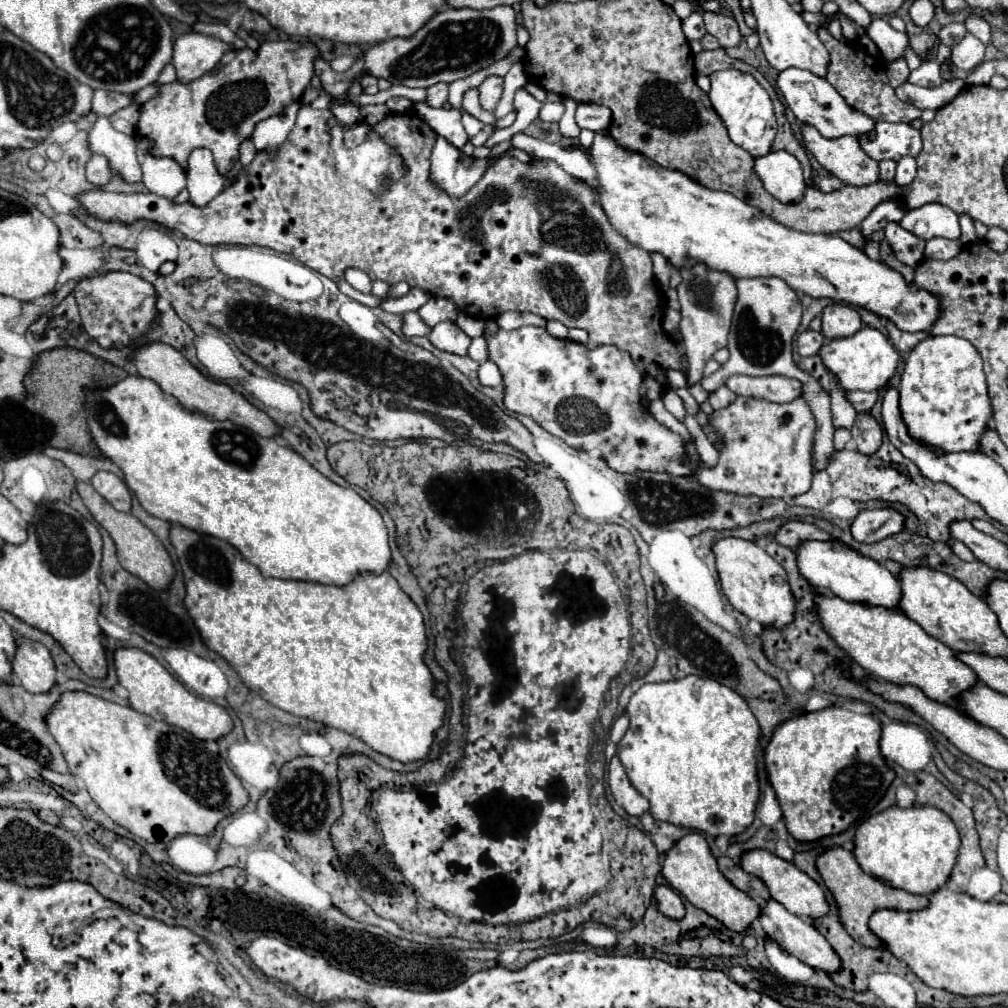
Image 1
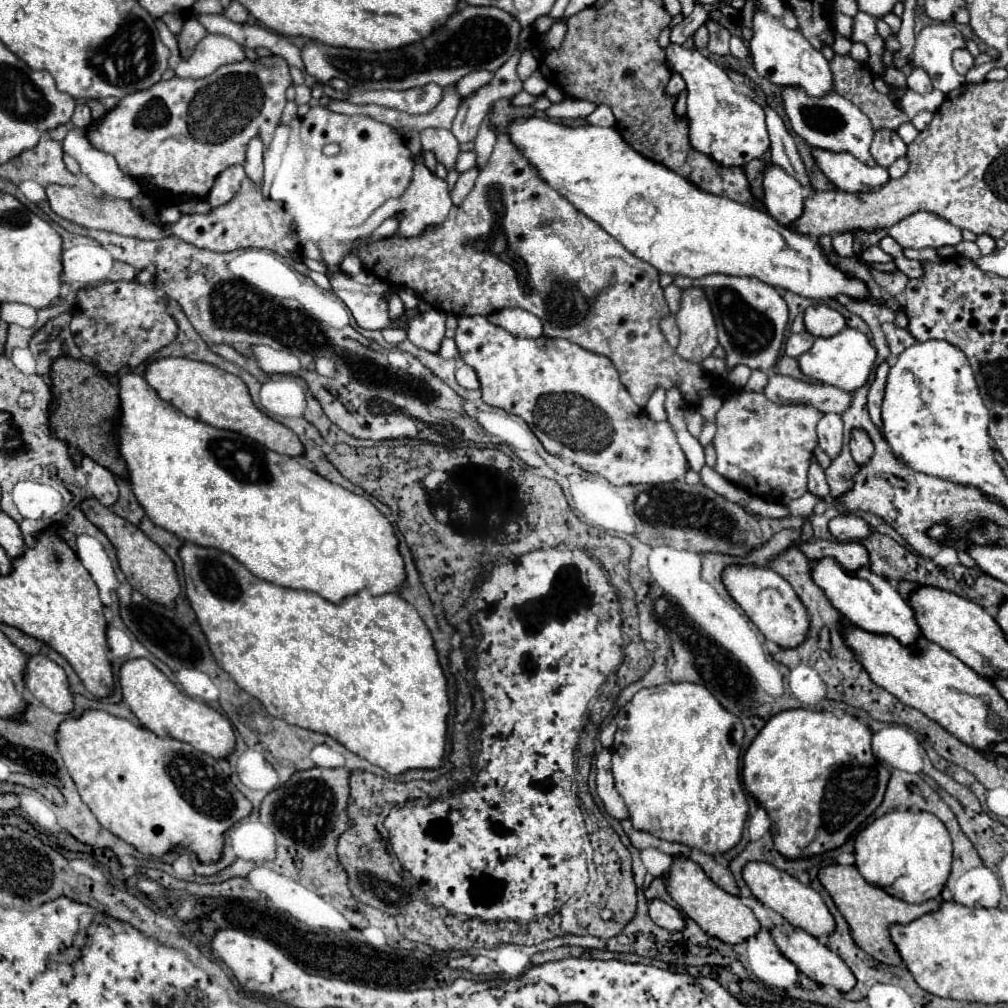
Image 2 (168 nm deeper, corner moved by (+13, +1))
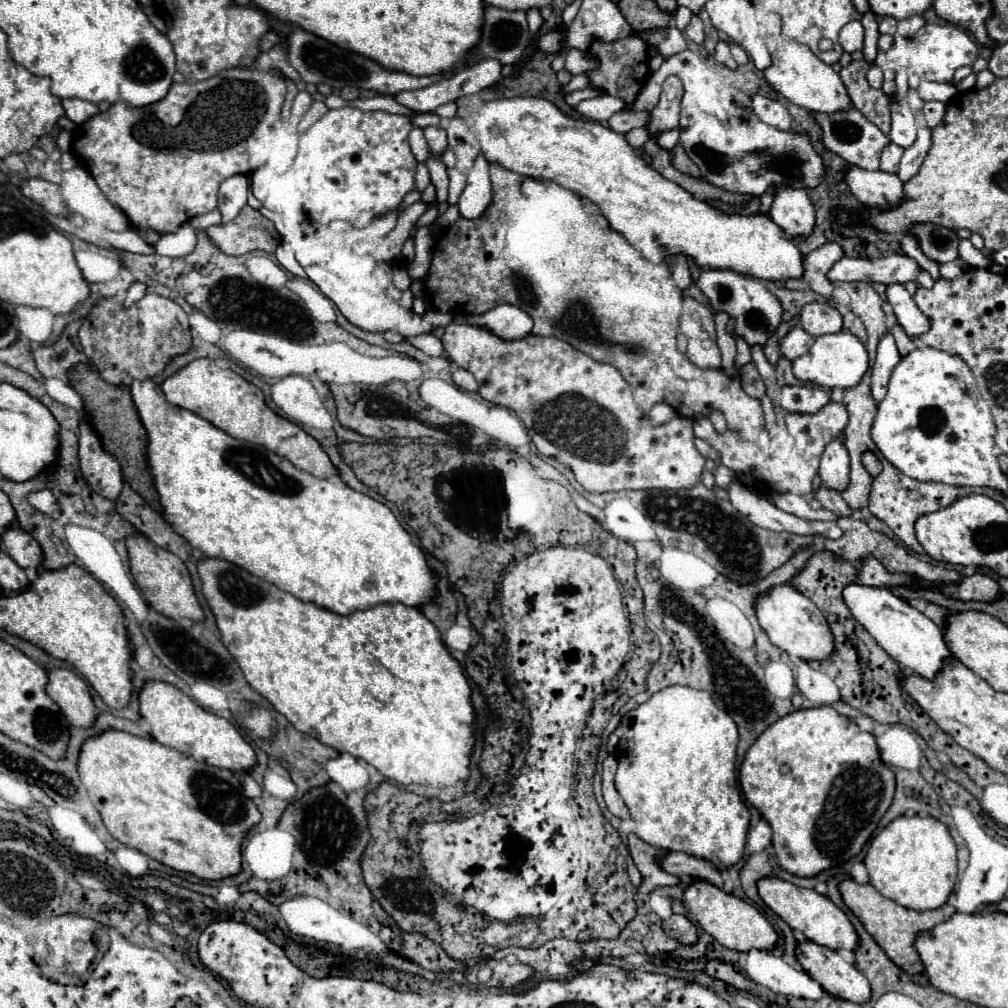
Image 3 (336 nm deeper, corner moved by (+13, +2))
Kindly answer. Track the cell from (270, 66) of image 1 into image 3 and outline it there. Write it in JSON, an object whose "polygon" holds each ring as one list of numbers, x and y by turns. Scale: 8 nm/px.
{"polygon":[[231,68,231,70,225,70,209,80,203,80,203,82,183,82,183,84,173,84,169,94,151,104,151,106,145,106,145,108,129,108,121,102,113,104,107,112,101,112,97,116,93,116,91,120,87,120,85,124,79,124,75,130,73,130,73,142,71,142,71,154,79,158,79,162,83,162,89,170,89,174,93,176,93,180,97,182,97,186,101,188,101,192,109,198,109,202,113,206,117,206,131,222,131,226,135,226,137,230,153,230,157,234,171,234,171,232,177,232,177,228,185,222,189,222,191,218,199,216,199,214,205,214,205,212,211,212,217,208,217,192,219,192,219,186,225,178,229,176,235,176,235,174,251,174,253,170,257,170,259,166,263,166,269,158,269,152,273,148,273,142,277,138,277,126,279,126,279,120,281,120,281,106,283,106,283,100,285,100,285,82,275,76,275,74,269,74,269,72,259,72,259,70,249,70,249,68]]}

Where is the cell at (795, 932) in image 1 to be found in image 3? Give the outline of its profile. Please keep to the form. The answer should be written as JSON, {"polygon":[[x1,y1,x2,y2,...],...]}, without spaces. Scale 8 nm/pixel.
{"polygon":[[799,942,797,958,801,966,815,978,831,996,865,1004,871,998,869,980,849,962,845,962,835,950,819,946,815,942]]}

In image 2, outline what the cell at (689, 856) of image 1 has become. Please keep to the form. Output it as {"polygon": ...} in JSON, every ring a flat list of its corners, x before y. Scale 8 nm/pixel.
{"polygon":[[673,857,673,863,665,877,665,885,667,885,667,893,671,895,671,899,687,913,687,917,691,917,705,933,725,943,731,943,731,945,741,943,761,929,753,911,745,907,739,897,727,895,727,891,723,891,721,887,715,887,715,883,707,879,705,871,687,857]]}

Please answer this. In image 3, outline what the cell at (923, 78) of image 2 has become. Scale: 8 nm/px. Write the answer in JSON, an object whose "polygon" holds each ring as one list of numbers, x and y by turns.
{"polygon":[[923,80,917,88,919,96,929,102,929,100,939,100,939,102,949,102,955,94,957,94,957,88,953,84,941,84,941,82,929,82,929,80]]}

